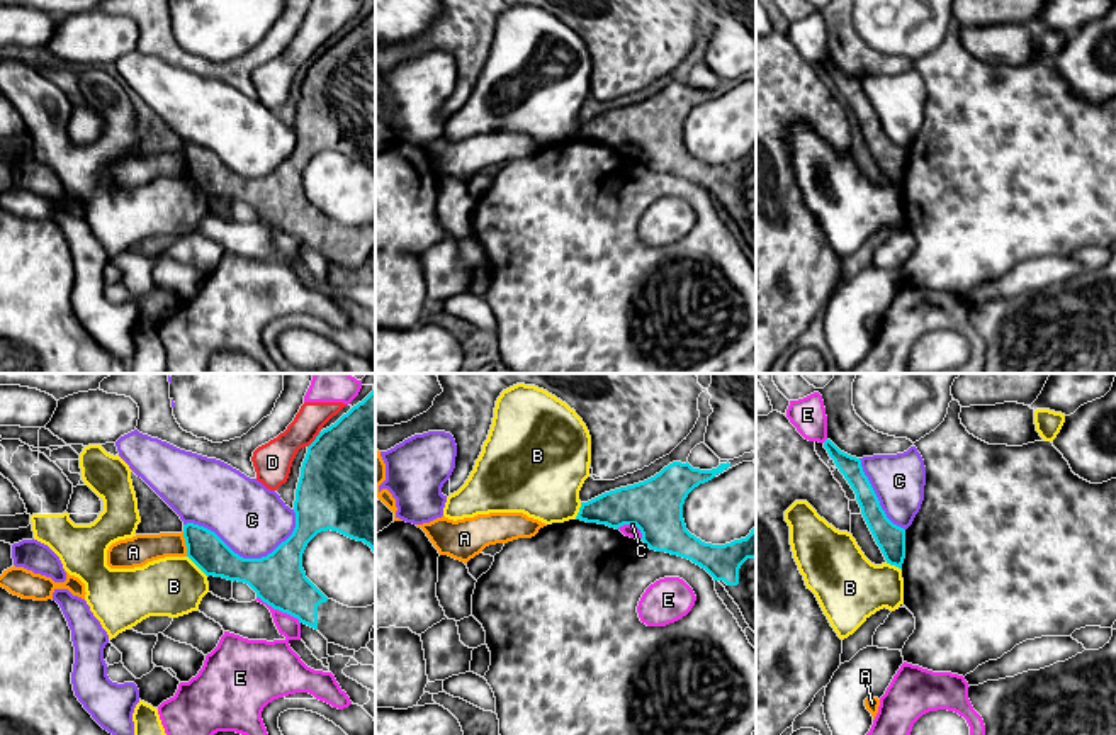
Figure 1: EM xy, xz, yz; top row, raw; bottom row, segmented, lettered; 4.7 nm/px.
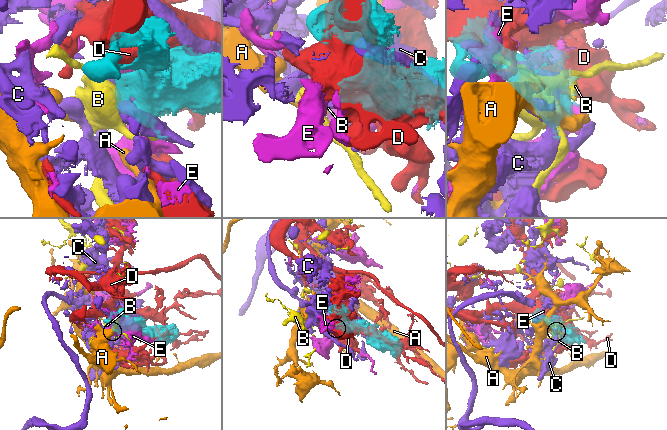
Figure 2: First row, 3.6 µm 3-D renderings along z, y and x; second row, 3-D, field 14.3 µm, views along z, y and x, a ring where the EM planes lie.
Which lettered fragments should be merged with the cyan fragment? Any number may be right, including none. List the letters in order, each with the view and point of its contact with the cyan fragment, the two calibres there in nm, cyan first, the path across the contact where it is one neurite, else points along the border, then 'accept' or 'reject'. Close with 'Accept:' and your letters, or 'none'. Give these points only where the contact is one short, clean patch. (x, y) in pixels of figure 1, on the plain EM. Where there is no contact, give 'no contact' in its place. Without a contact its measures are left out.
A: xy (186, 163) | 170/140 nm | along xy (182, 151), (187, 175) | reject
B: xy (197, 185) | 170/280 nm | along xy (187, 175), (208, 196) | reject
C: xy (247, 179) | 260/340 nm | reject
D: xy (316, 58) | 500/180 nm | reject
E: xy (279, 230) | 260/200 nm | reject
Accept: none

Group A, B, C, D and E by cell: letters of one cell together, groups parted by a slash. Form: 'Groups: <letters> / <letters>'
Groups: A / B / C / D E

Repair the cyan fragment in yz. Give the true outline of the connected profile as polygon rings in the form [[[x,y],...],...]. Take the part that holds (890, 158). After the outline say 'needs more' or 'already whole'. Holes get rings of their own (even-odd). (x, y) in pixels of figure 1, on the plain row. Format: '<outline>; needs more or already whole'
[[[831,59],[824,61],[824,68],[854,110],[861,134],[887,183],[902,188],[905,178],[905,149],[887,137],[868,97],[863,92],[861,80],[841,71]]]; already whole

